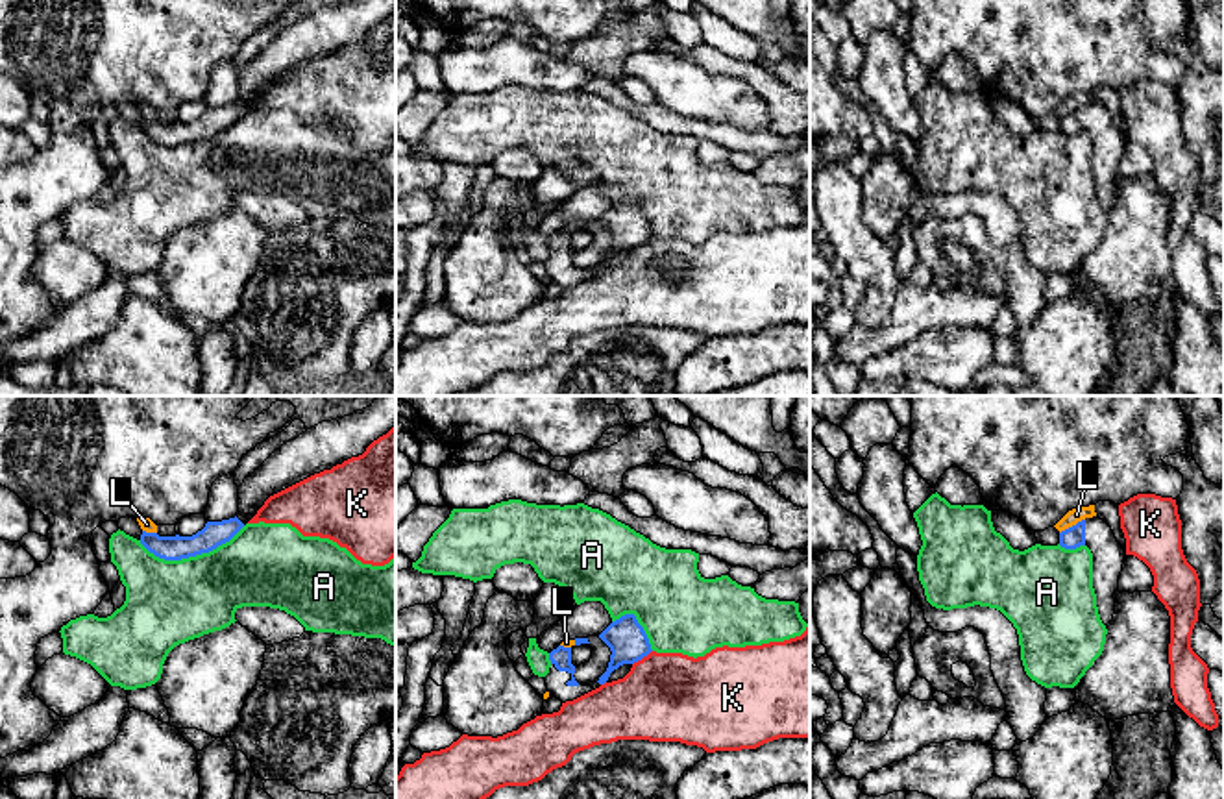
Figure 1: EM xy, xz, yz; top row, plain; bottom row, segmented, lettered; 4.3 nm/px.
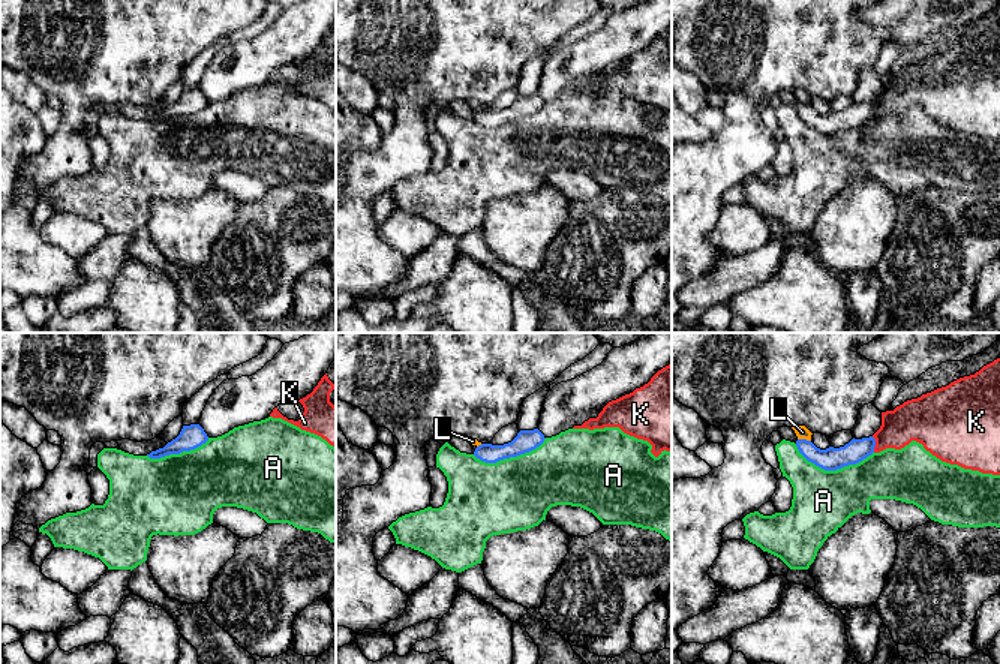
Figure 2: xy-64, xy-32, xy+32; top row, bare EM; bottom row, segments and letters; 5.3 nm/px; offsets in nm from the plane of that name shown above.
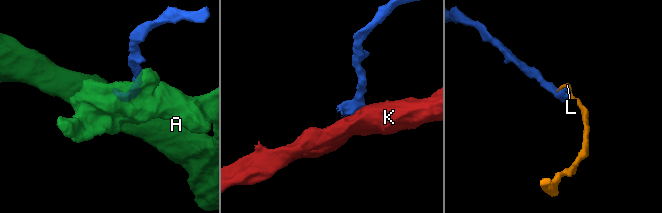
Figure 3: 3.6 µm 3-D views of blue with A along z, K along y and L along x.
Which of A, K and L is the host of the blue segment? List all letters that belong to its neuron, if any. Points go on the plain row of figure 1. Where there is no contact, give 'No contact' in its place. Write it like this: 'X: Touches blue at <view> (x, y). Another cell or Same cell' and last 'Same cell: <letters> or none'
A: Touches blue at xy (191, 141). Another cell
K: Touches blue at xz (642, 243). Another cell
L: Touches blue at yz (1073, 111). Another cell
Same cell: none

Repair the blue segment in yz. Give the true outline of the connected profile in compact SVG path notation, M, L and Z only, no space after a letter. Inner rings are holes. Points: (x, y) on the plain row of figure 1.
M1098 102L1085 104L1059 118L1059 131L1076 135L1087 131L1093 139L1093 174L1102 209L1113 205L1119 178L1119 161L1126 146L1126 137L1117 128L1111 113Z

